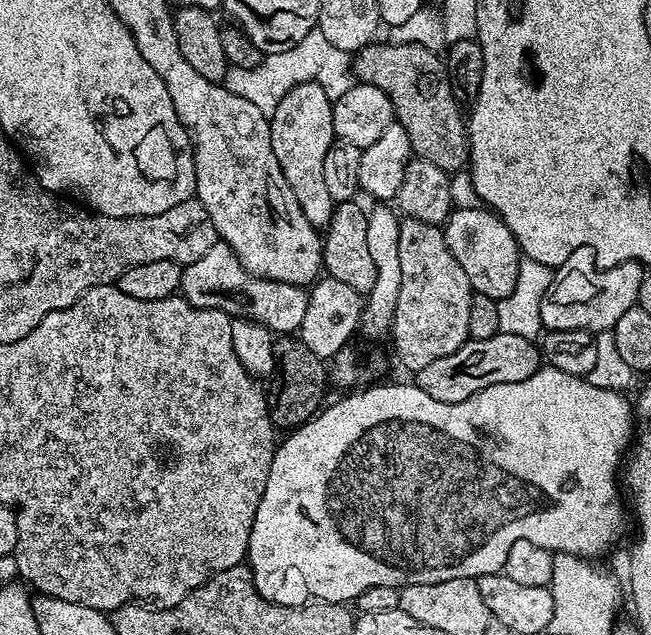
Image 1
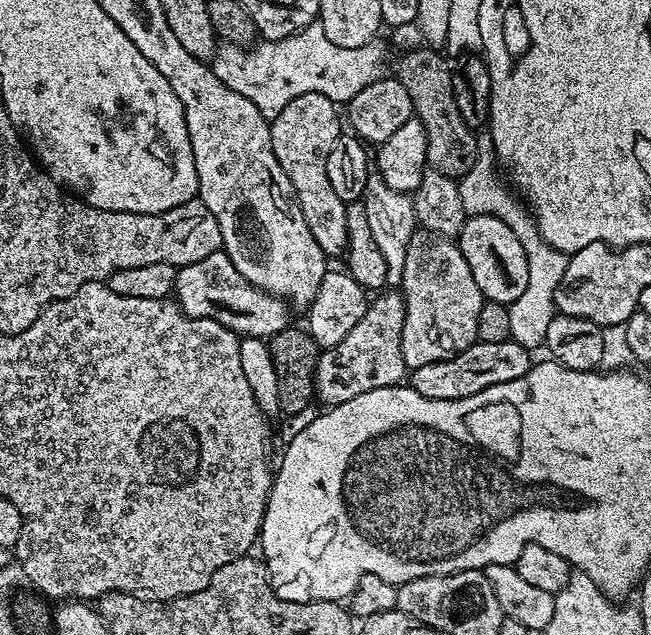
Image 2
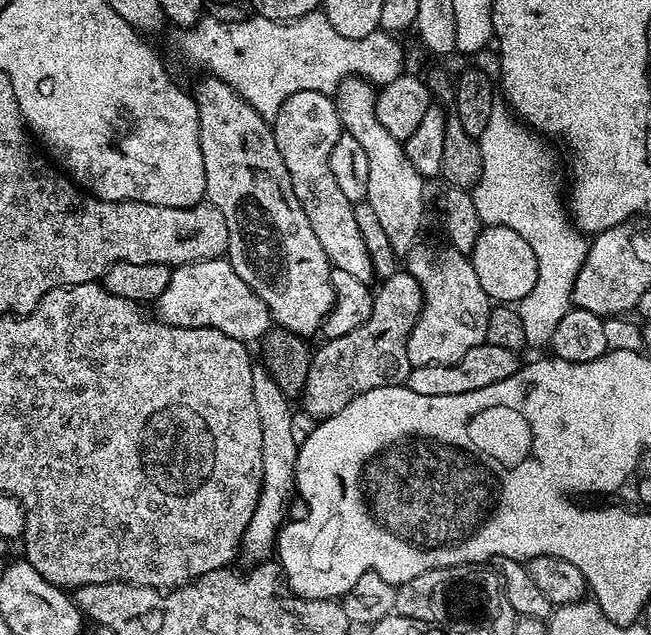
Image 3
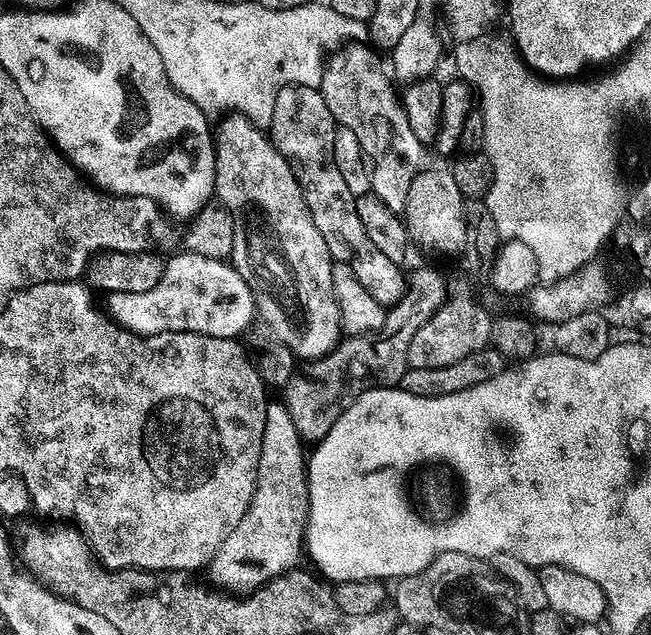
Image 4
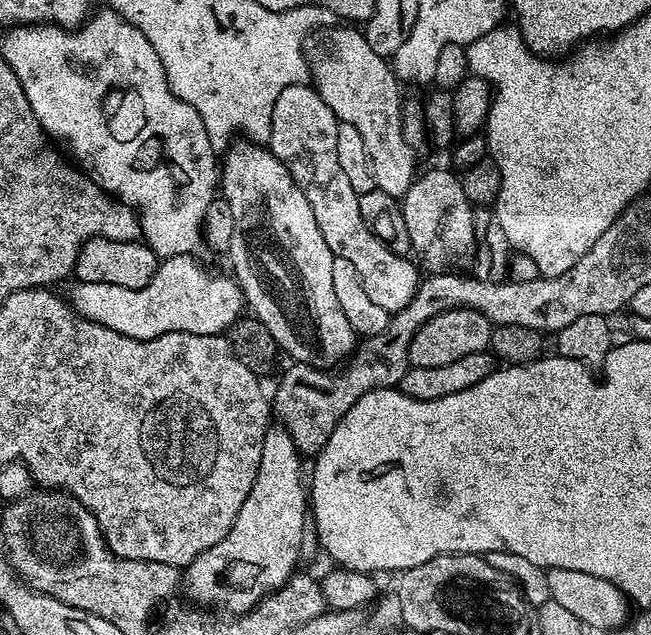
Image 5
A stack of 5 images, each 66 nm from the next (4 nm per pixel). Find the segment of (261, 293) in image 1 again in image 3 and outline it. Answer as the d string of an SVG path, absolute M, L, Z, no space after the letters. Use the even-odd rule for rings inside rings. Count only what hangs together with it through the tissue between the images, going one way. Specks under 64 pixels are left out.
M227 259L199 260L172 268L170 286L154 301L160 321L183 328L213 328L245 342L259 341L274 321L262 300L232 269Z

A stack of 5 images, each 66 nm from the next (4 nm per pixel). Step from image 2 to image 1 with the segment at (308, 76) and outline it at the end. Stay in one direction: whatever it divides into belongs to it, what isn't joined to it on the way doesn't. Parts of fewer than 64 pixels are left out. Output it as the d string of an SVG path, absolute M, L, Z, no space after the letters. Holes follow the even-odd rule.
M319 30L306 34L302 42L290 46L290 50L270 52L264 60L253 68L229 67L222 81L224 87L229 88L238 98L246 98L246 102L254 102L262 114L271 117L274 110L278 110L278 102L294 90L294 86L303 84L317 84L326 90L326 94L334 101L342 98L346 90L350 90L354 83L354 64L349 53L338 50L338 46L330 46L326 42L326 34Z

